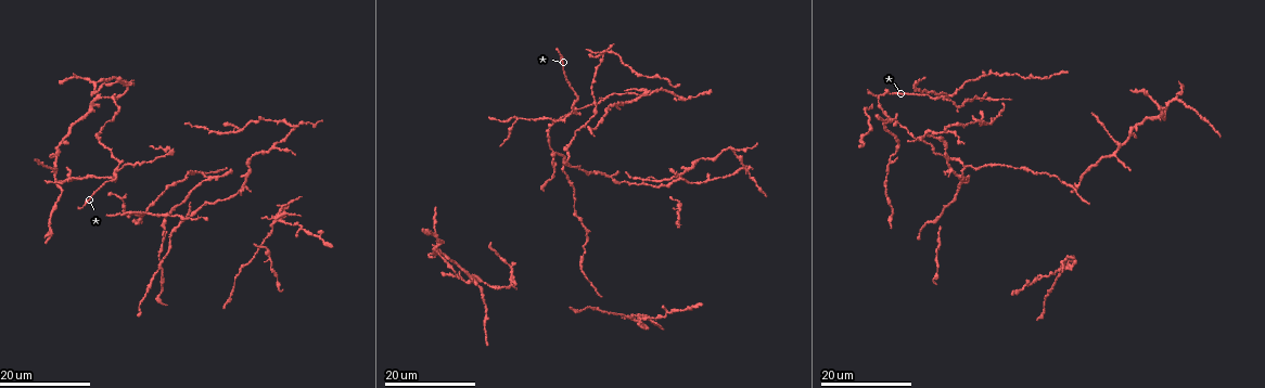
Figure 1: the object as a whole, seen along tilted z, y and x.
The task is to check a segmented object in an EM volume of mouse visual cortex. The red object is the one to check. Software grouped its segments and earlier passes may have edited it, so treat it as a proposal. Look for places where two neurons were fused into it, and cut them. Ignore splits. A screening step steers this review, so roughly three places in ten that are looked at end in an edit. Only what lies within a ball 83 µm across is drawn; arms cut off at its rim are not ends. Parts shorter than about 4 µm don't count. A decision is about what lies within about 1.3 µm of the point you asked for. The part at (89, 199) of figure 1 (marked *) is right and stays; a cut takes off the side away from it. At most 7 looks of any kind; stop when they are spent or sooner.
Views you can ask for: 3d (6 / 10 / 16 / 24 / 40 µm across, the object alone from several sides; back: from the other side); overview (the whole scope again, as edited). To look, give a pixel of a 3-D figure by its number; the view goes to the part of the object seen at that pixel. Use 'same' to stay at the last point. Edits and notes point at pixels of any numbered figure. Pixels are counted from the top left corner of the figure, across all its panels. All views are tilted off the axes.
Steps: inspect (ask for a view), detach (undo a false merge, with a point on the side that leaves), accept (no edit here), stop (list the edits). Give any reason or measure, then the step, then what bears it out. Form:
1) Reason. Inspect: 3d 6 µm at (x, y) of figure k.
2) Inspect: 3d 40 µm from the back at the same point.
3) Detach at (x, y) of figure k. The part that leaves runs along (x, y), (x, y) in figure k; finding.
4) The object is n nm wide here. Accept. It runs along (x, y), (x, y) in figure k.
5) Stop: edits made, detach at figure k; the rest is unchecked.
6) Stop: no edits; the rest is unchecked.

Thick turns thin. Inspect: 3d 16 µm at (698, 162) of figure 1.

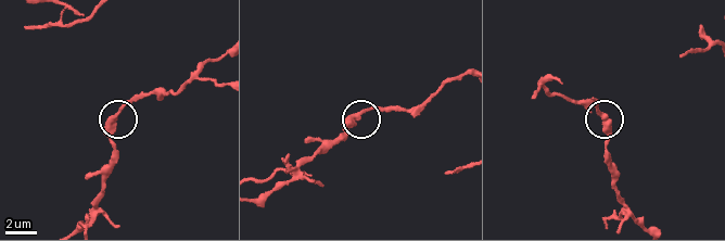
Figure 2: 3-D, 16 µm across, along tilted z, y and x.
Inspect: 3d 10 µm at (603, 114) of figure 2.

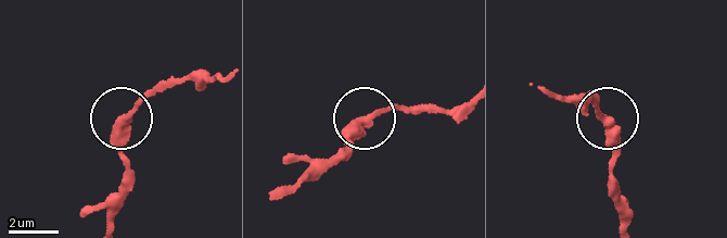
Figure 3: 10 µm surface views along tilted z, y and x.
Accept. It runs along (287, 193), (351, 146), (370, 117), (394, 108), (432, 105) in figure 3; one neuron here.

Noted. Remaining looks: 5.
Calibre changes. Inspect: 3d 16 µm at (149, 291) of figure 1.

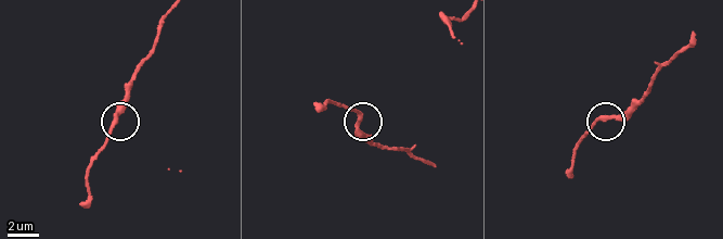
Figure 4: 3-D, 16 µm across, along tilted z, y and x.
Inspect: 3d 10 µm at (114, 119) of figure 4.

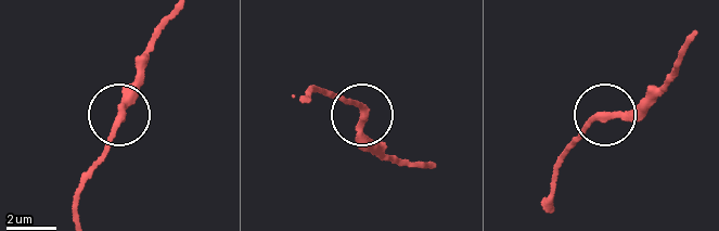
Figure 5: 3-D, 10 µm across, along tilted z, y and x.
Accept. Continuous, no second neuron.

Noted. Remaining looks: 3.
Inspect: 3d 24 µm at (936, 155) of figure 1.

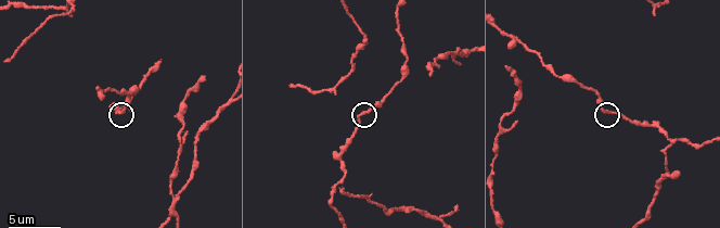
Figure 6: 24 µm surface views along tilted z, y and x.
Inspect: 3d 10 µm at (365, 113) of figure 6.

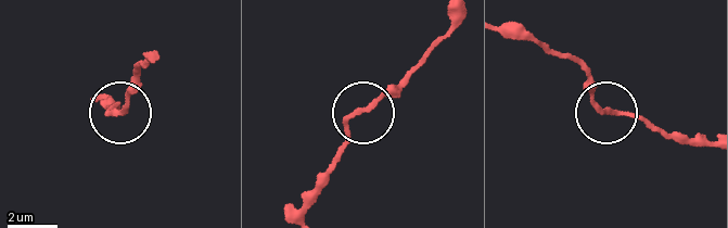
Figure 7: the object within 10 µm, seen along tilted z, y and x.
Accept. It runs along (460, 12), (452, 30), (353, 117), (341, 154), (321, 174) in figure 7; continuous, no second neuron.

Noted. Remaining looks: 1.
Inspect: 3d 10 µm at (129, 109) of figure 6.

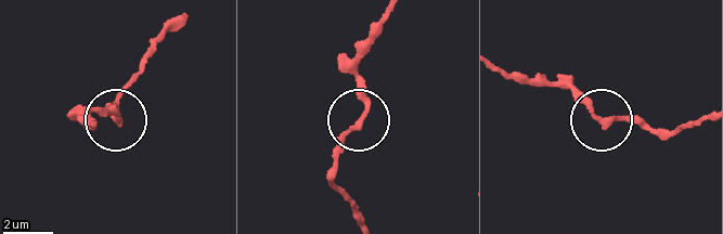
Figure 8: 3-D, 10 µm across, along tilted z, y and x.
The object is 220 nm wide here. Accept. It runs along (501, 68), (579, 92), (598, 116), (659, 129) in figure 8; one neuron here.

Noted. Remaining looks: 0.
Stop: no edits; the rest is unchecked.

